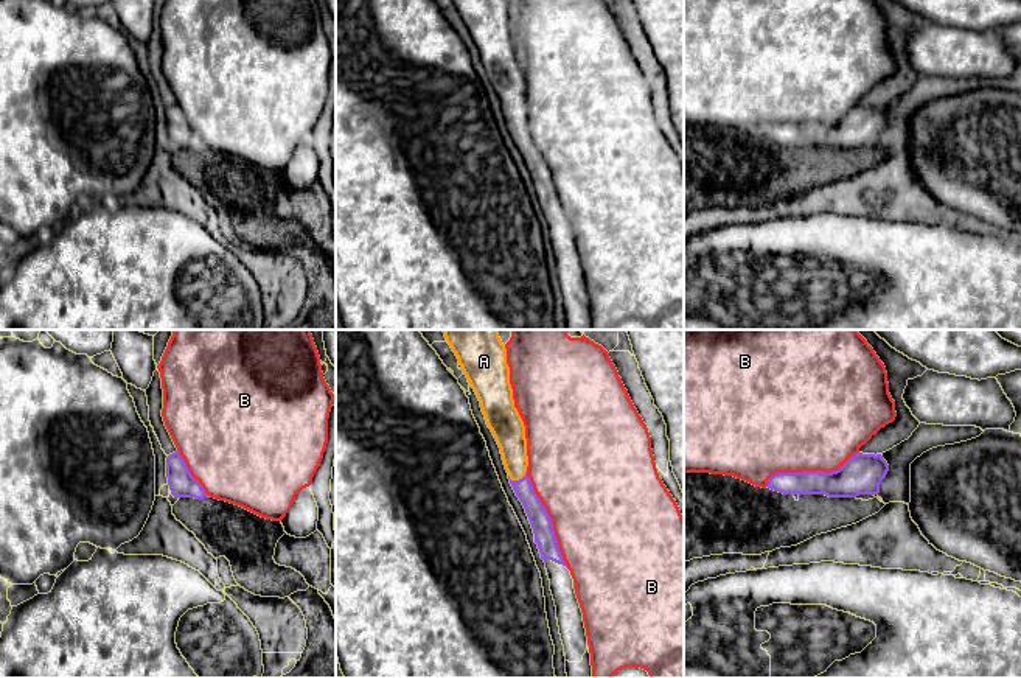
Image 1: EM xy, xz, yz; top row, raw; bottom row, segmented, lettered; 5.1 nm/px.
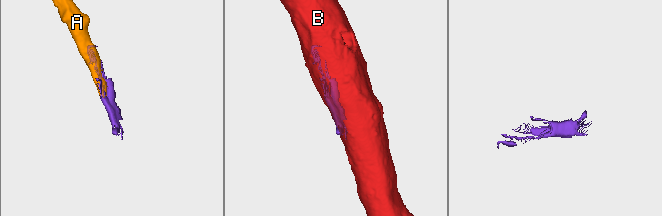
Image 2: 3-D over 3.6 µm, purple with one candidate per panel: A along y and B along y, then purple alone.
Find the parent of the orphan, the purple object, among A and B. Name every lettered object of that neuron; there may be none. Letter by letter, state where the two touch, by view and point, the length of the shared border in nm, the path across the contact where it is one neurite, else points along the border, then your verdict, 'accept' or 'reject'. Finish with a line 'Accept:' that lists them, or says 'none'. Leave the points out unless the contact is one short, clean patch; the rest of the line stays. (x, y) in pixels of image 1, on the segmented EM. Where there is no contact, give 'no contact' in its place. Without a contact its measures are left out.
A: xz (519, 479) | 100 nm | accept
B: yz (810, 471) | 500 nm | reject
Accept: A

